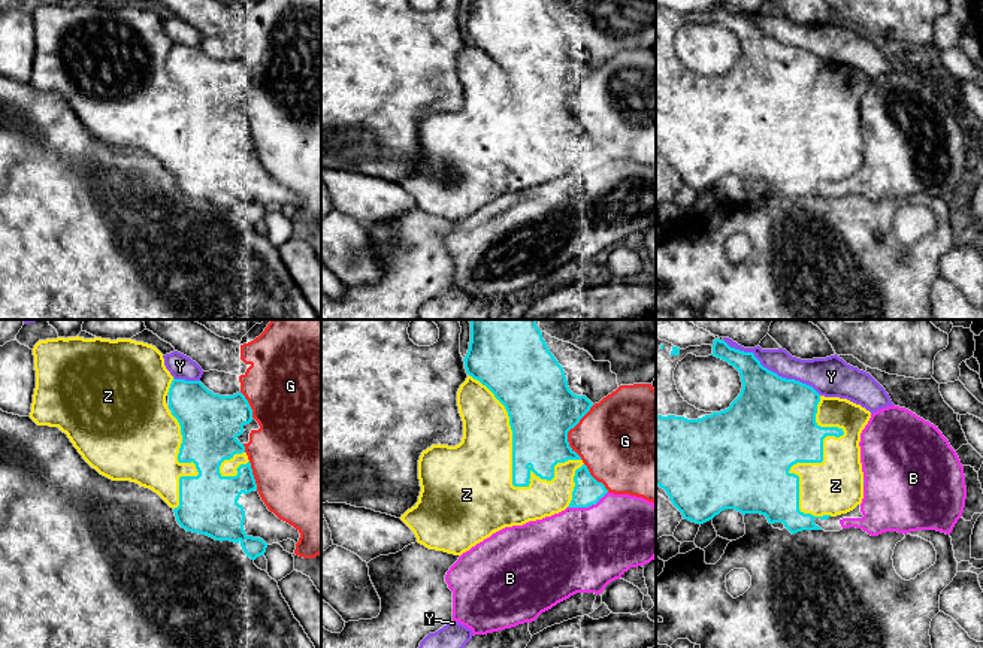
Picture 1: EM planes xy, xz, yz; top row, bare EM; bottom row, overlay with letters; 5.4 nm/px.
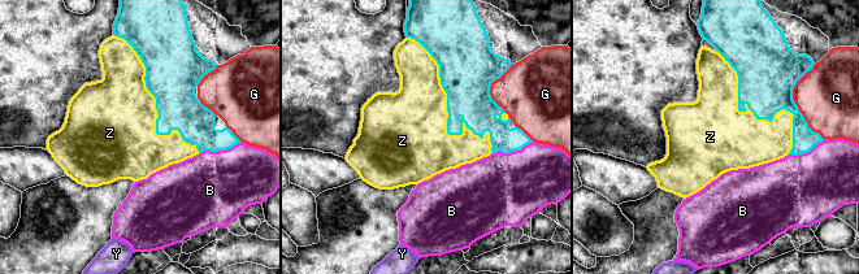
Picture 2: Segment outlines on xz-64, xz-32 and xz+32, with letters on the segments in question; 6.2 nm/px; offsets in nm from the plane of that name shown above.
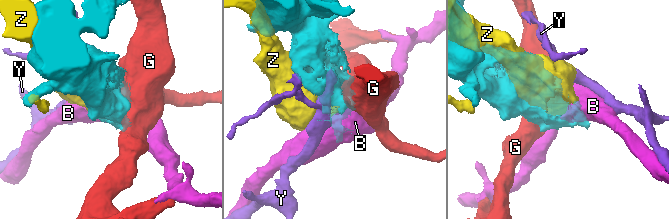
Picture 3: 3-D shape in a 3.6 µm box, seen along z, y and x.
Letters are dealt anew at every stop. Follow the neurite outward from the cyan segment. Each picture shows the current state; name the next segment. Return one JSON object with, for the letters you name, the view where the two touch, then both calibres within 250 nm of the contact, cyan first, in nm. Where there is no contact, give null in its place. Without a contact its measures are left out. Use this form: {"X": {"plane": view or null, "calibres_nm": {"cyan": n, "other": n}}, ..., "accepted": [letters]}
{"accepted": []}

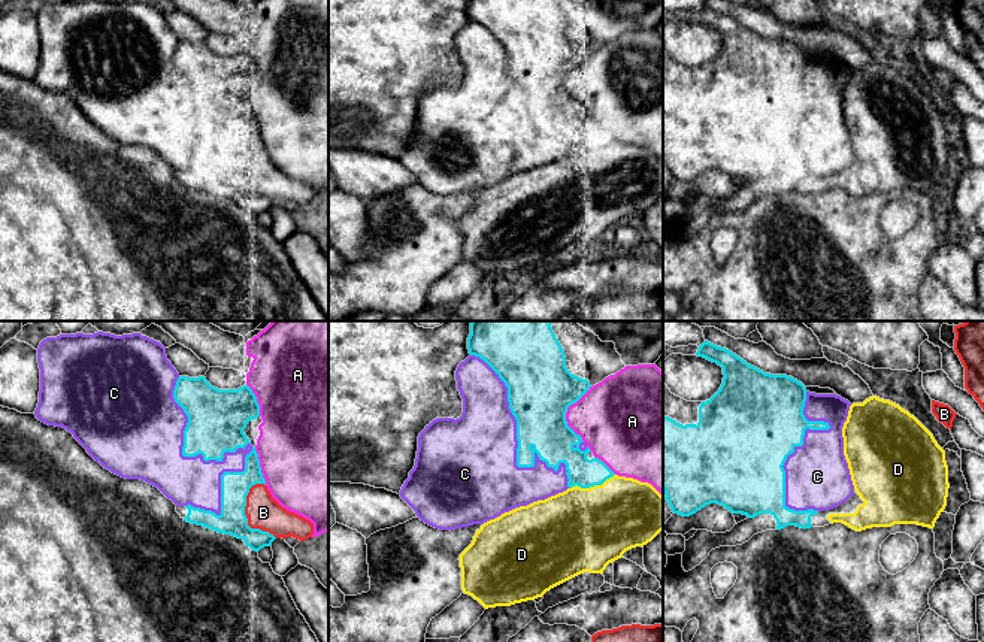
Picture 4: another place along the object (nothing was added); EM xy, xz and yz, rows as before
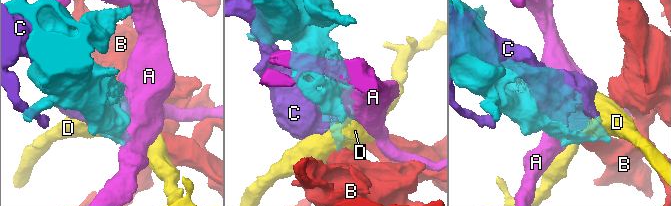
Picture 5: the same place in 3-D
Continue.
{"B": {"plane": "xy", "calibres_nm": {"cyan": 160, "other": 180}}, "accepted": ["B"]}

